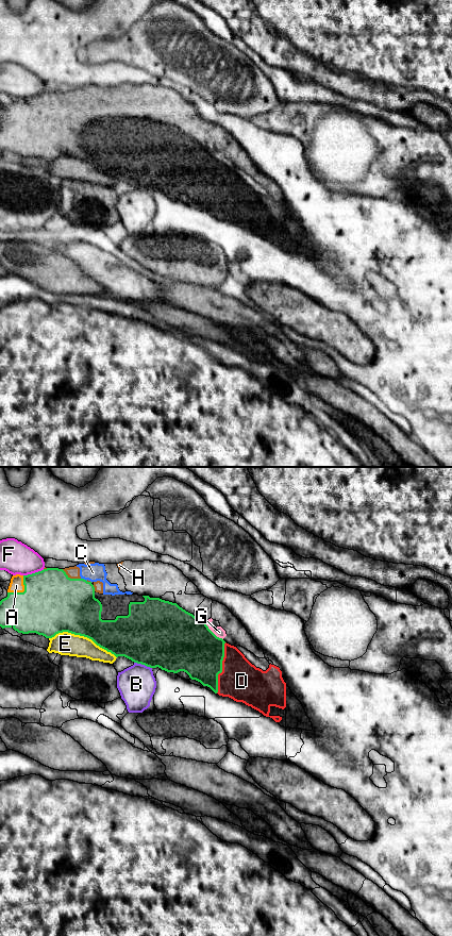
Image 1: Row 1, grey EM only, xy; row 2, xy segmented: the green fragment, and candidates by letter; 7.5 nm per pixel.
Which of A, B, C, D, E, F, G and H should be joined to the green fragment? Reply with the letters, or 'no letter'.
A, C, D, G, H

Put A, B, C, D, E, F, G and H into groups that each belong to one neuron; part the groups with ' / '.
A C D G H / B / E / F

